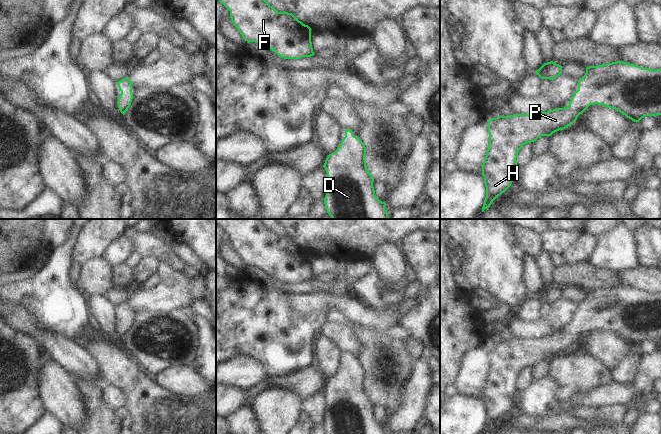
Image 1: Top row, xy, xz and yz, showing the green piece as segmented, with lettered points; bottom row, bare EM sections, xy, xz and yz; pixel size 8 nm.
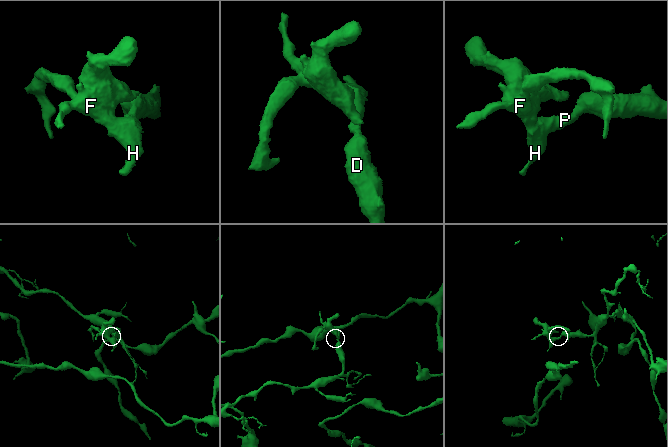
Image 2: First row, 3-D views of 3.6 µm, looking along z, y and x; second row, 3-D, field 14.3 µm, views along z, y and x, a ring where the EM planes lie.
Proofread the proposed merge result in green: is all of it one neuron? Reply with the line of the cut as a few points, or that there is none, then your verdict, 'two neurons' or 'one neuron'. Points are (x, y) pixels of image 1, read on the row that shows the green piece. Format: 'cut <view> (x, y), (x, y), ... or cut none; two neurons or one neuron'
cut none; one neuron

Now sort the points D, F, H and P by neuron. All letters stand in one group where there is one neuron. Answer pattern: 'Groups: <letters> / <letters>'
Groups: D F H P

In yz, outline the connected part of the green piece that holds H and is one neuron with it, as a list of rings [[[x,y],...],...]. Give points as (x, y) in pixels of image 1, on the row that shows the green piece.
[[[620,60],[589,66],[585,75],[578,80],[578,90],[574,92],[568,106],[537,114],[513,114],[491,118],[488,121],[489,144],[481,173],[486,187],[482,212],[511,186],[519,169],[516,158],[523,145],[567,128],[594,104],[613,108],[634,122],[639,122],[646,116],[661,115],[661,68],[652,70]]]

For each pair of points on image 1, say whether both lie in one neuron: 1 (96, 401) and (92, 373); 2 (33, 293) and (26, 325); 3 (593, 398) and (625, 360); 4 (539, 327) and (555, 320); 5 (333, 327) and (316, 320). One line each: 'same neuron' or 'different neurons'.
1: different neurons
2: different neurons
3: different neurons
4: different neurons
5: different neurons

